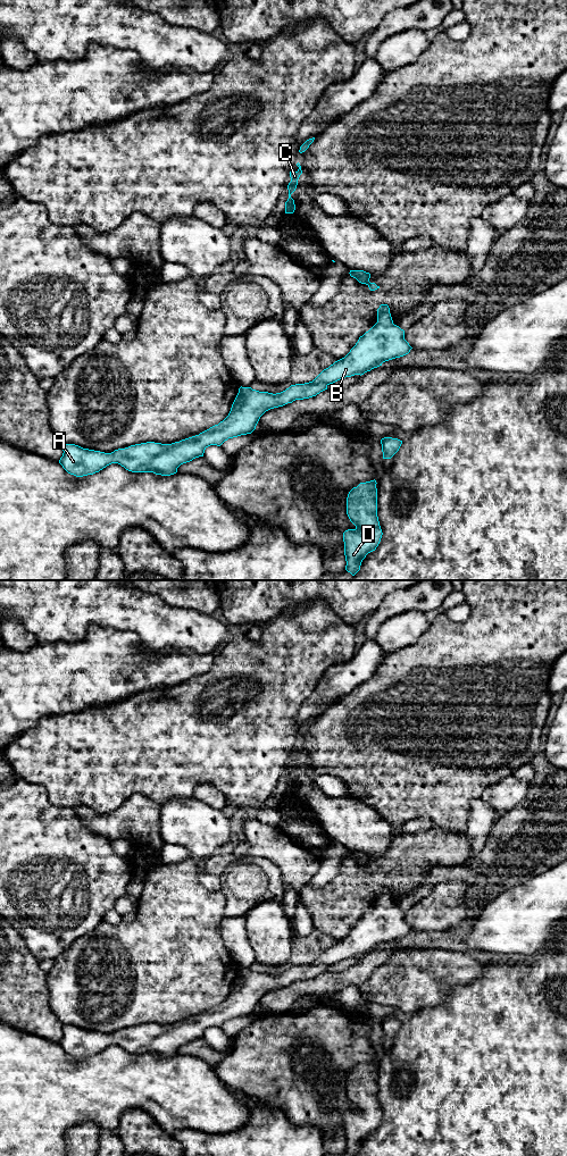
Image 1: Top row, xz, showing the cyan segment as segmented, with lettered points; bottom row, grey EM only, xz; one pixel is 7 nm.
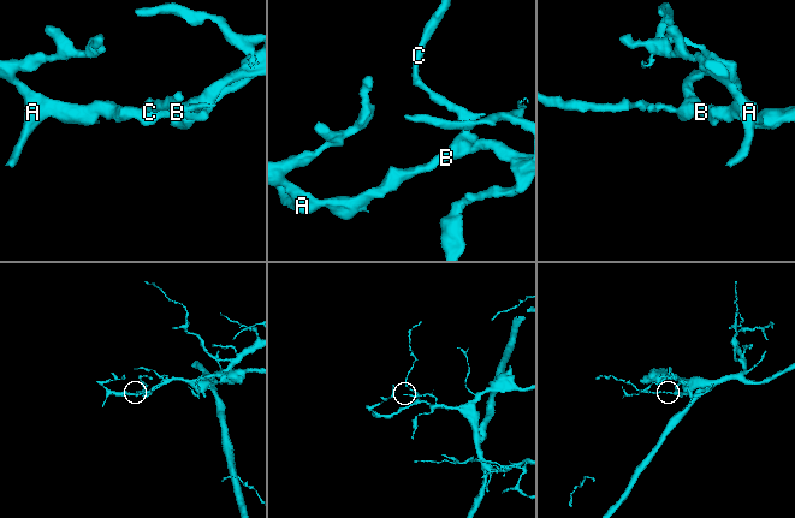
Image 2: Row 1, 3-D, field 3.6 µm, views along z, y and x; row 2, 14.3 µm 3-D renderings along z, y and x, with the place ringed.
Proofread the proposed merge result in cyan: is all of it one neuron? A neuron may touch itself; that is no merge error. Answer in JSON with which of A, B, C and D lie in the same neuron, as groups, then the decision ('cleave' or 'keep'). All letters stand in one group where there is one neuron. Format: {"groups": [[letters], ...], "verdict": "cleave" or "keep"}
{"groups": [["A", "B", "C", "D"]], "verdict": "keep"}

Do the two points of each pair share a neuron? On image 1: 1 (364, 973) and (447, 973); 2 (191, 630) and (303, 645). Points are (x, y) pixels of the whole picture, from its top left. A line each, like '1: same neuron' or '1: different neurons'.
1: different neurons
2: different neurons

